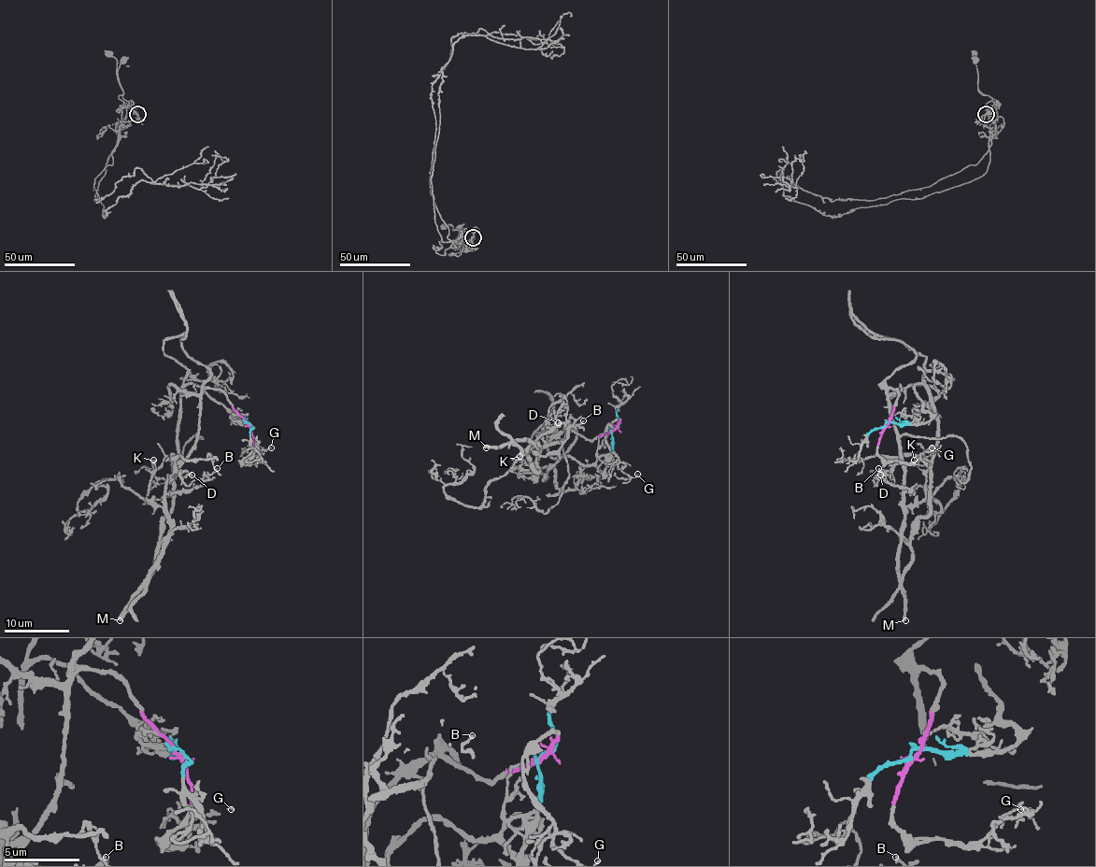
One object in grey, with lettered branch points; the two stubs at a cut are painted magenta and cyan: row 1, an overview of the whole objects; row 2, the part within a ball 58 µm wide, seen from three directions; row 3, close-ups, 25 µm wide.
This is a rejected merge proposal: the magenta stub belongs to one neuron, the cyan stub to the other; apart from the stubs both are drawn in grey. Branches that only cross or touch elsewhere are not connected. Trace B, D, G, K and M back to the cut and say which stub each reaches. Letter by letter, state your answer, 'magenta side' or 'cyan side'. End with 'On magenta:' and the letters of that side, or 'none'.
B: magenta side
D: magenta side
G: magenta side
K: magenta side
M: magenta side
On magenta: B, D, G, K, M

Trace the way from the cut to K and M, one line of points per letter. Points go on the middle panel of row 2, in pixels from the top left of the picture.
K: (615, 428), (590, 439), (567, 432), (560, 441), (527, 447), (514, 467), (522, 462), (520, 456)
M: (615, 428), (590, 439), (569, 430), (560, 441), (533, 446), (536, 443), (512, 441), (486, 447)

